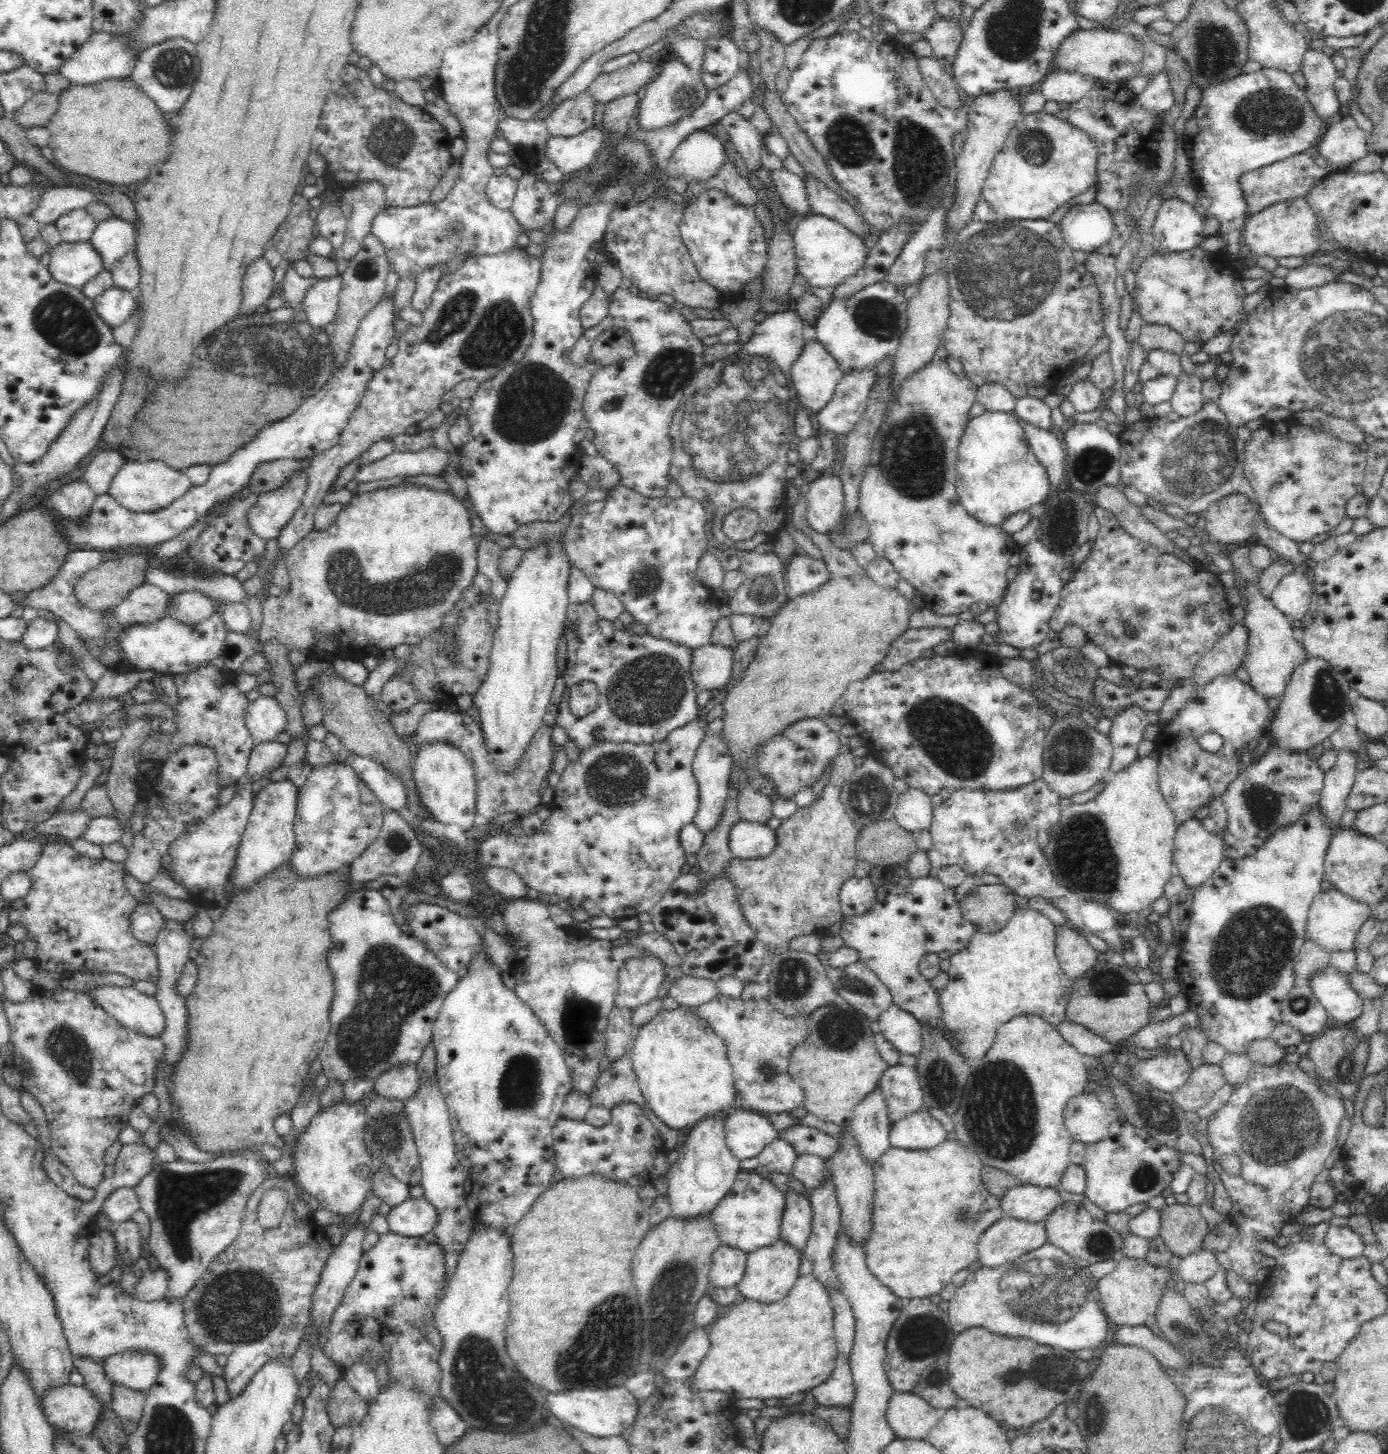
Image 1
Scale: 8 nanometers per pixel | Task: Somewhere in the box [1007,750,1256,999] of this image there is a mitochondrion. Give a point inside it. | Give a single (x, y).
(1086, 859)

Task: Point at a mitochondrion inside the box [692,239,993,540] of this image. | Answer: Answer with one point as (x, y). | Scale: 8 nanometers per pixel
(912, 458)

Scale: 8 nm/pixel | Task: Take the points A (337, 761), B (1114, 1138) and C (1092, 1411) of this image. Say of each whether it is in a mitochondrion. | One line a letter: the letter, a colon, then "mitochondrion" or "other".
A: other
B: other
C: mitochondrion

